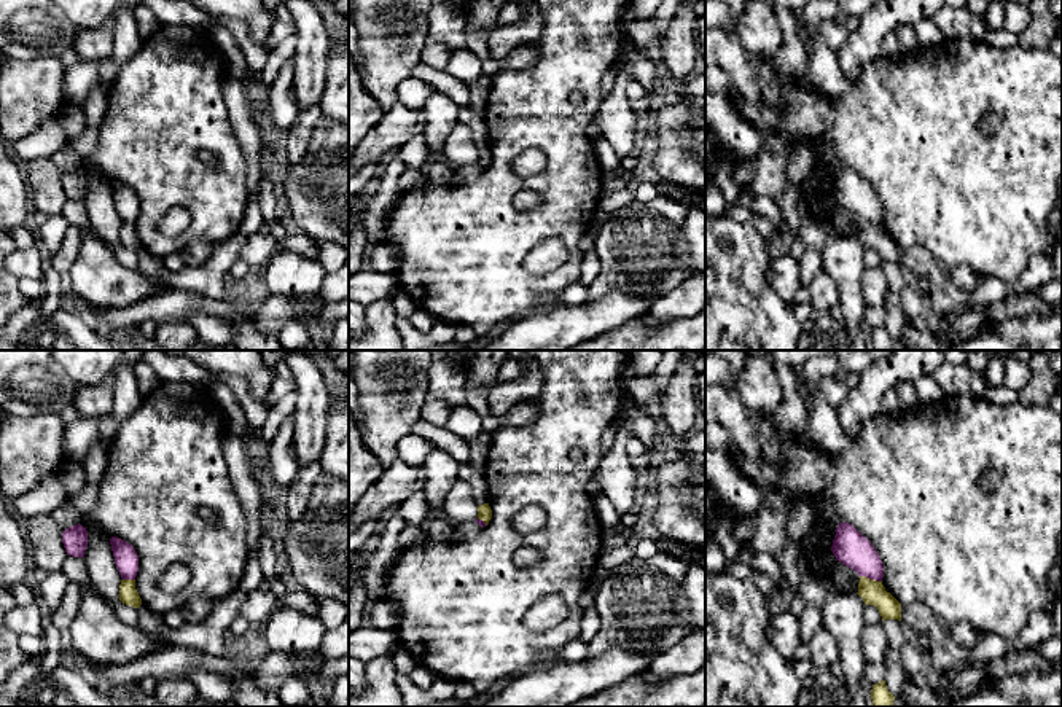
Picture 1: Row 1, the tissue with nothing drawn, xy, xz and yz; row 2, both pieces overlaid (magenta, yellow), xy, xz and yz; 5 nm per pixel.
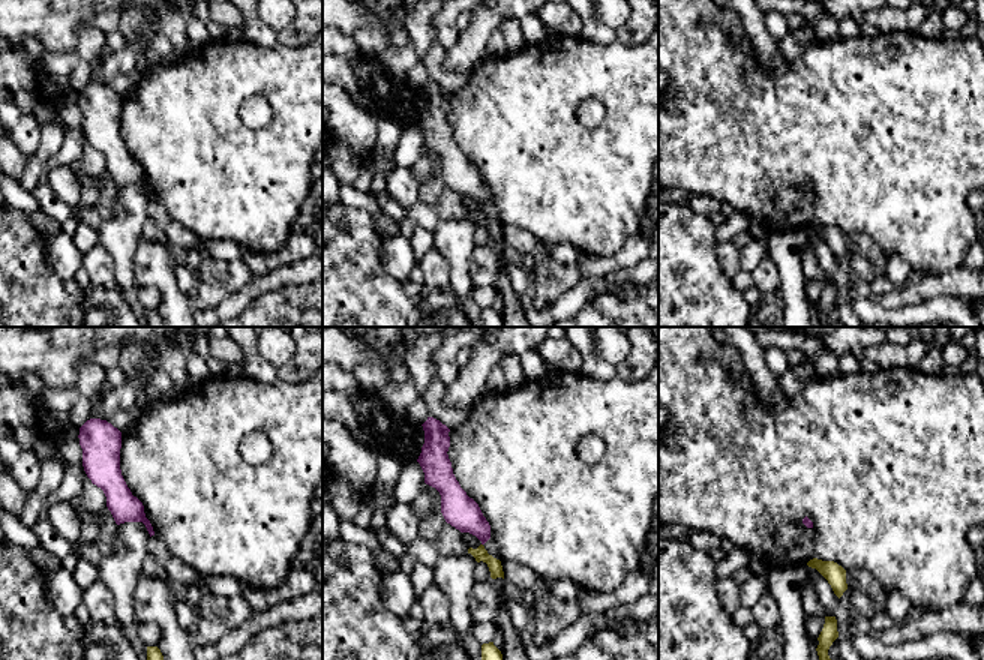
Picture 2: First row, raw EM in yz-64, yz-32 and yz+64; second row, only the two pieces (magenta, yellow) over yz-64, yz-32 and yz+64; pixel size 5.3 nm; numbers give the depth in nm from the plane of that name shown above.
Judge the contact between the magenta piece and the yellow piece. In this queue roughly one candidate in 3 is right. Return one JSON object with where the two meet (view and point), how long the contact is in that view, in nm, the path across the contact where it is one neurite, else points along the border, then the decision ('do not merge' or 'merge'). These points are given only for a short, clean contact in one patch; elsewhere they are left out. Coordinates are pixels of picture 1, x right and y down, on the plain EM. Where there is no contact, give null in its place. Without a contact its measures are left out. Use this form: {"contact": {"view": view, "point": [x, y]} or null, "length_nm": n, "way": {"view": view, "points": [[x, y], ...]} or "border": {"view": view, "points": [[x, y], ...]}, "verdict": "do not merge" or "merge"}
{"contact": {"view": "yz", "point": [871, 222]}, "length_nm": 120, "way": {"view": "yz", "points": [[849, 190], [870, 210], [871, 222], [873, 236]]}, "verdict": "merge"}

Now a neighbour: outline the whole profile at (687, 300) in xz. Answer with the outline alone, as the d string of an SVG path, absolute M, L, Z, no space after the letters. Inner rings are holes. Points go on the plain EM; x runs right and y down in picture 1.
M697 272L667 295L654 299L648 315L661 320L678 320L697 315L705 309L705 272Z

